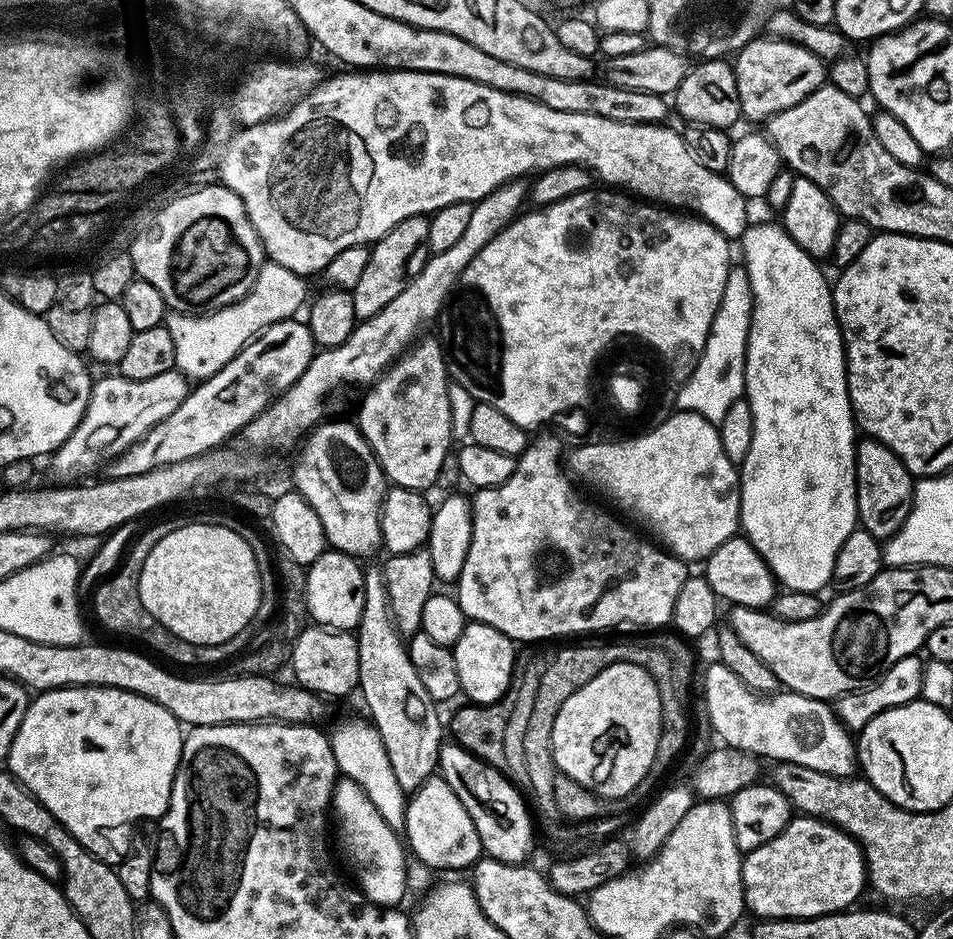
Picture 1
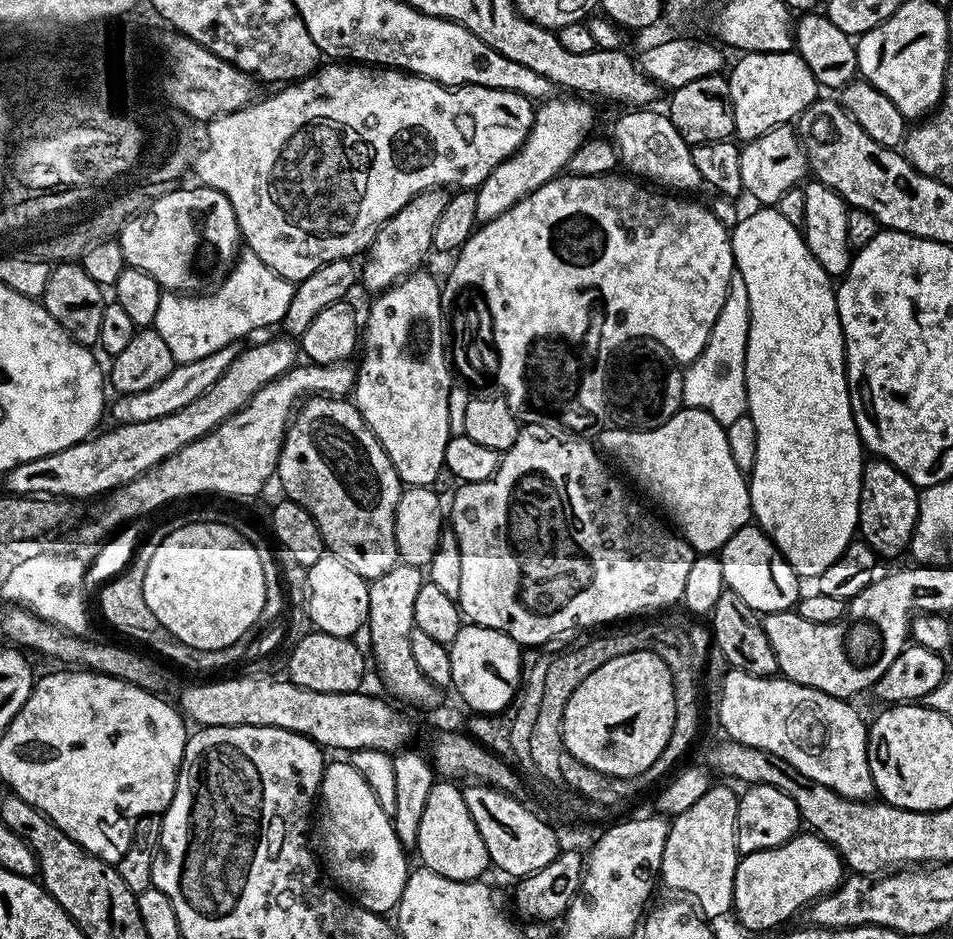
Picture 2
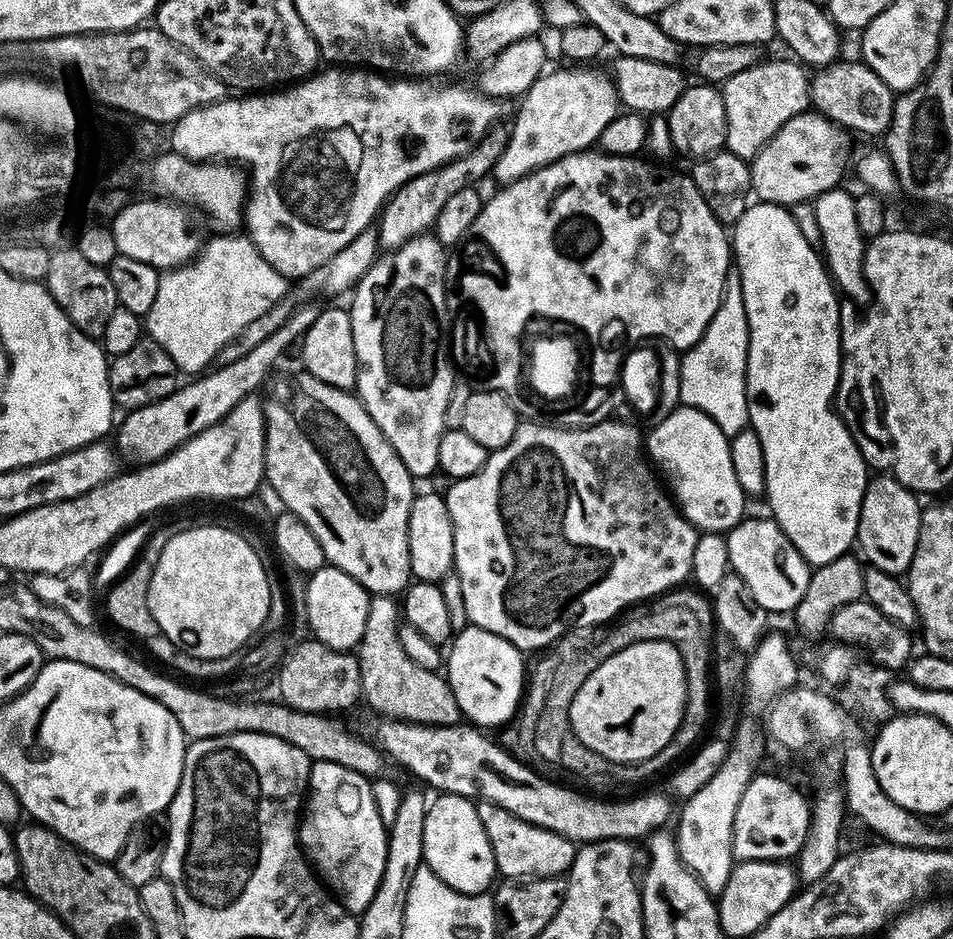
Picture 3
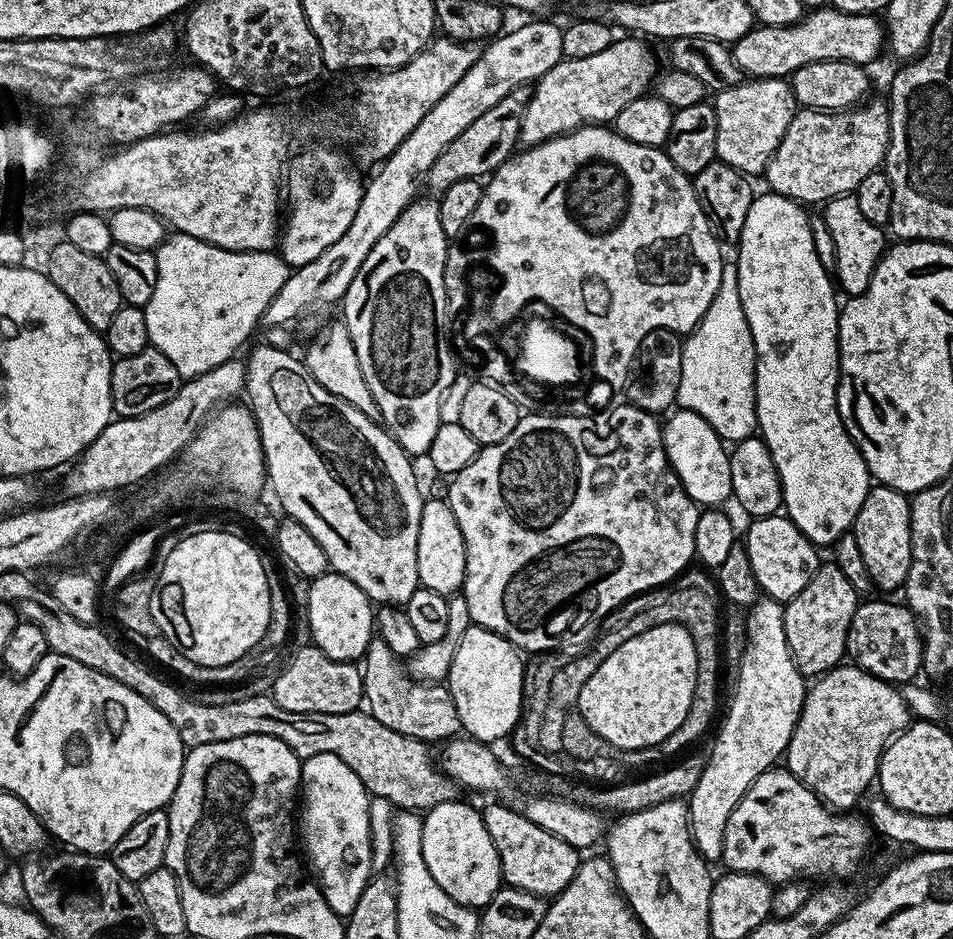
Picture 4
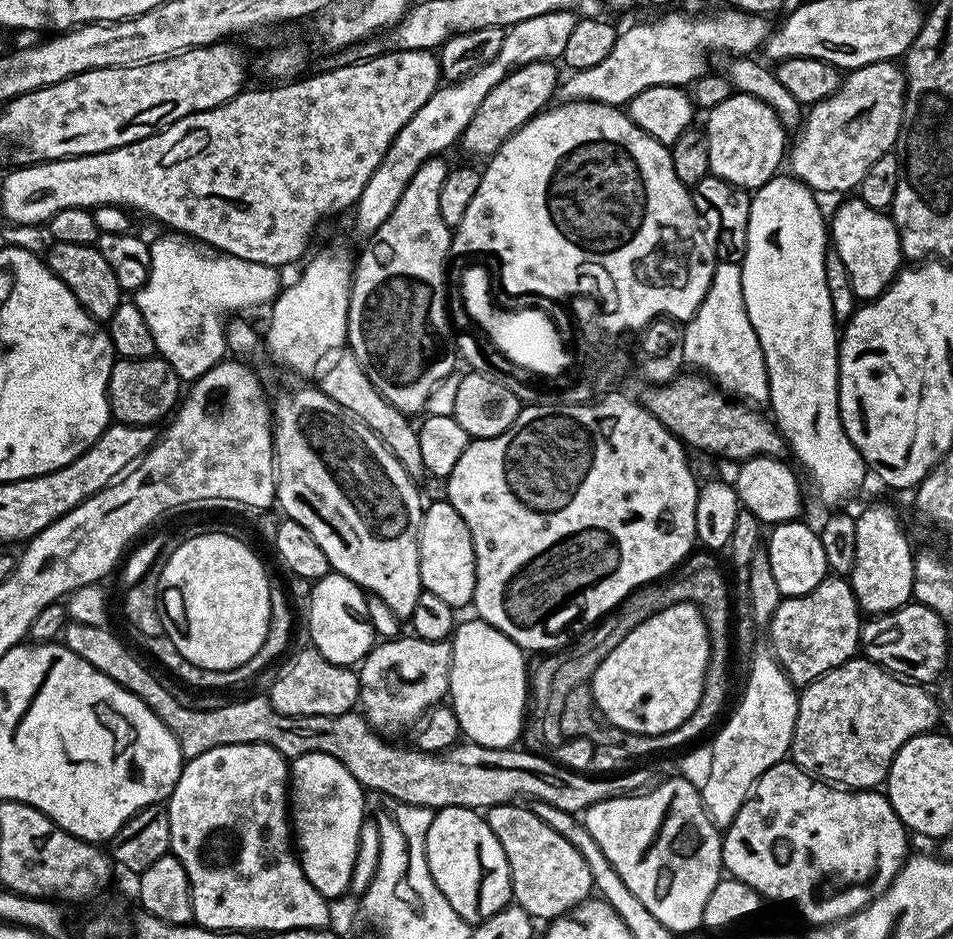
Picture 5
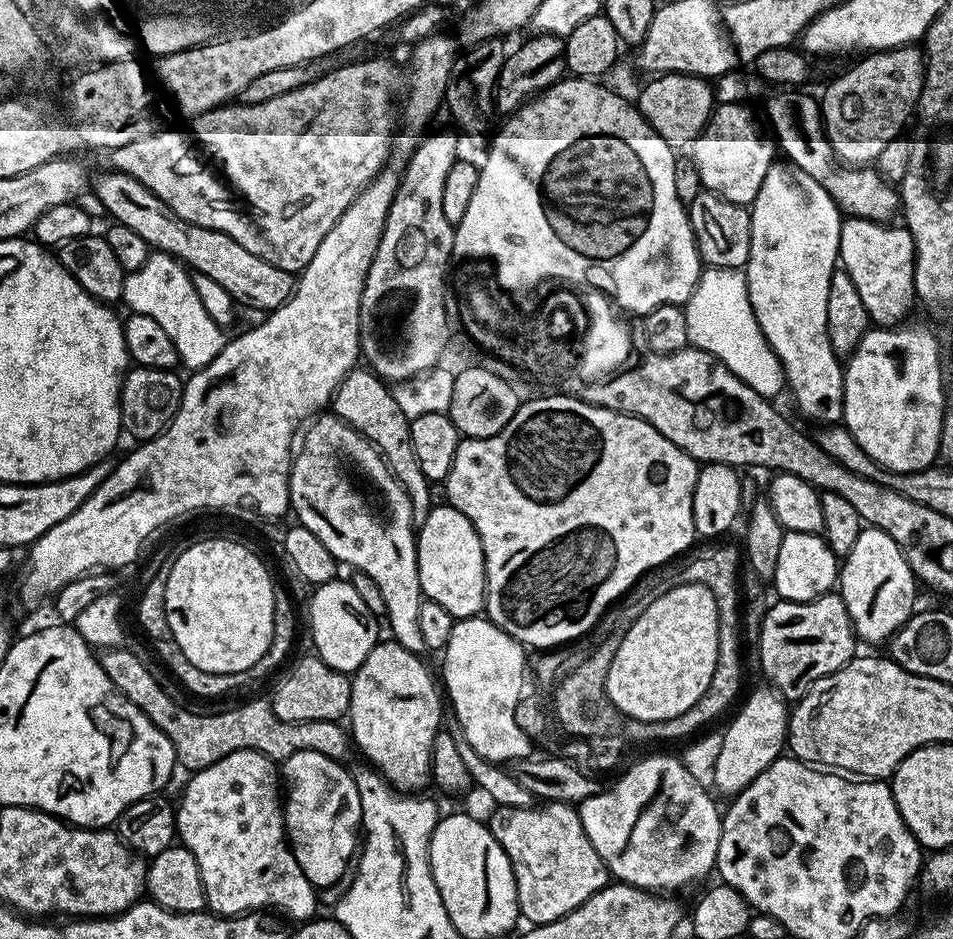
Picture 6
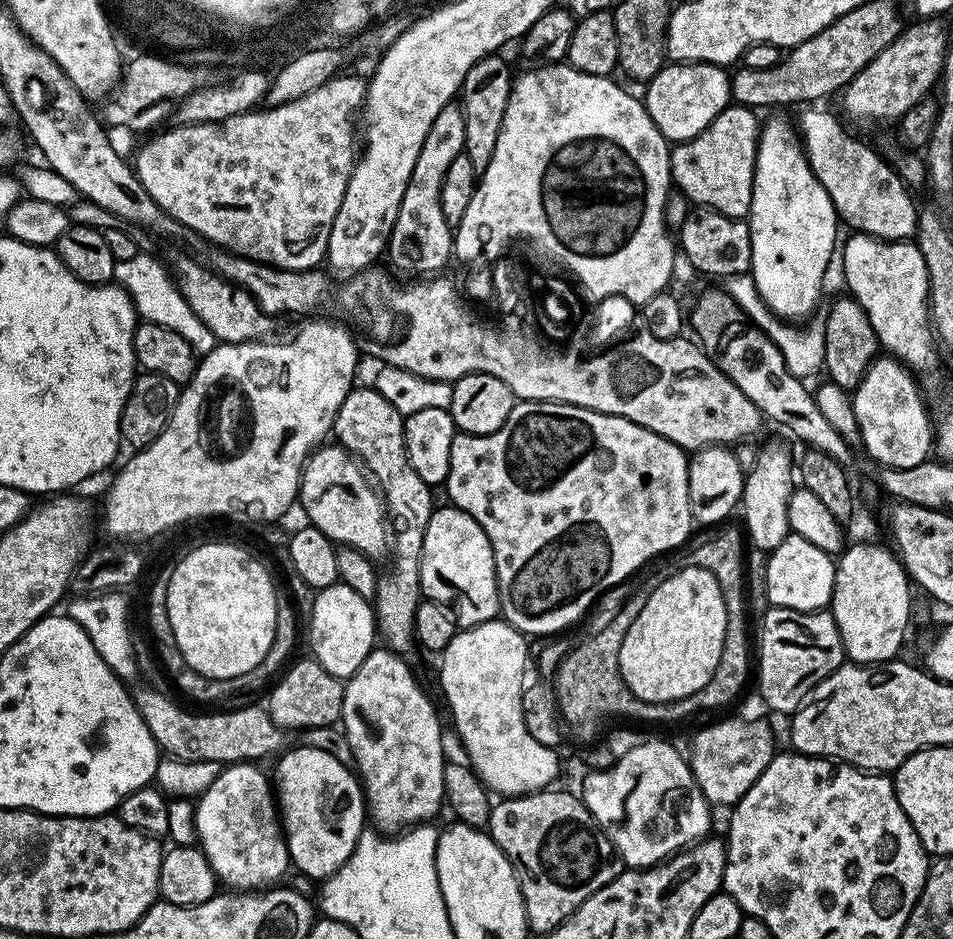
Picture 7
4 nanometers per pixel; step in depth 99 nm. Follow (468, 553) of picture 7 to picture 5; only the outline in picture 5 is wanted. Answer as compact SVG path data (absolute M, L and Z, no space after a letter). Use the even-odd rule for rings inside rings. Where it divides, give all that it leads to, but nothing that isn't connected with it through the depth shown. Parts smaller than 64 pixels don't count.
M434 501L420 517L420 582L423 591L438 594L453 610L468 608L472 603L476 581L474 542L466 522L448 501Z

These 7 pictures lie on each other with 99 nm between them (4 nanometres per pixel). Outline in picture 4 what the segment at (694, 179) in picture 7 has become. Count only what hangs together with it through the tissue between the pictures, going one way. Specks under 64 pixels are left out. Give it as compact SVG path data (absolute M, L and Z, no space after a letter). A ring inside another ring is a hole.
M748 78L715 93L714 107L718 118L716 131L716 159L749 178L763 173L774 150L782 142L790 122L795 118L798 105L791 83L784 78Z

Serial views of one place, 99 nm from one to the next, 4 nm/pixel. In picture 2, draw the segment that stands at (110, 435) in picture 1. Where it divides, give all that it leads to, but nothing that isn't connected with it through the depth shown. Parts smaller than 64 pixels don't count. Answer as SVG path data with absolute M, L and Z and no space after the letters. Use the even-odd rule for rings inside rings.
M228 344L214 354L206 354L206 358L198 358L194 362L177 364L175 370L170 374L166 374L166 378L162 378L162 382L158 382L158 386L150 386L150 390L142 390L138 394L120 396L113 408L111 405L110 412L117 416L117 421L125 424L150 422L154 418L174 414L178 410L190 406L190 402L194 402L202 394L206 394L206 390L210 390L210 386L214 386L214 382L218 382L218 378L222 378L222 374L228 369L230 362L234 362L237 355L237 345Z

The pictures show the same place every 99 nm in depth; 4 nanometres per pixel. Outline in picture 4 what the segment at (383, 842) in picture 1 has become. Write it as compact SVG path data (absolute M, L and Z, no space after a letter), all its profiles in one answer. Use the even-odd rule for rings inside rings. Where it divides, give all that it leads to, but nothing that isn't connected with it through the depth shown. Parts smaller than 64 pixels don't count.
M314 754L307 757L300 766L300 786L302 789L302 807L298 812L298 836L302 841L302 852L307 863L312 863L311 871L320 885L320 892L330 902L330 910L341 918L351 916L354 906L358 906L358 898L362 898L362 890L366 890L372 879L372 843L370 842L370 814L368 801L370 793L364 784L334 754Z

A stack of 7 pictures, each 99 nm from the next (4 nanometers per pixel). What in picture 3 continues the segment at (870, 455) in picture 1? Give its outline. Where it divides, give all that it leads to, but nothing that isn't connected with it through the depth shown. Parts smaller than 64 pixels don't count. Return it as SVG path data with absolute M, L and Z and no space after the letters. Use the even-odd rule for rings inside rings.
M876 474L869 479L860 507L855 543L858 548L860 544L863 559L871 567L886 570L894 577L907 573L914 558L914 546L918 546L922 504L916 500L919 500L917 493L902 486L902 482L890 474Z

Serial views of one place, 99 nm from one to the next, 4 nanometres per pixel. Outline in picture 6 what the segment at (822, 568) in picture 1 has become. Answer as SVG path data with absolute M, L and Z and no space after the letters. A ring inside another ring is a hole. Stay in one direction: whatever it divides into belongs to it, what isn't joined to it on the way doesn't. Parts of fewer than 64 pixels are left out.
M787 162L773 163L766 178L762 178L762 190L758 190L750 211L752 241L746 275L754 318L782 369L783 379L785 376L792 387L797 410L816 426L839 425L844 414L844 374L826 334L826 298L830 298L830 278L838 268L842 213L821 184Z

